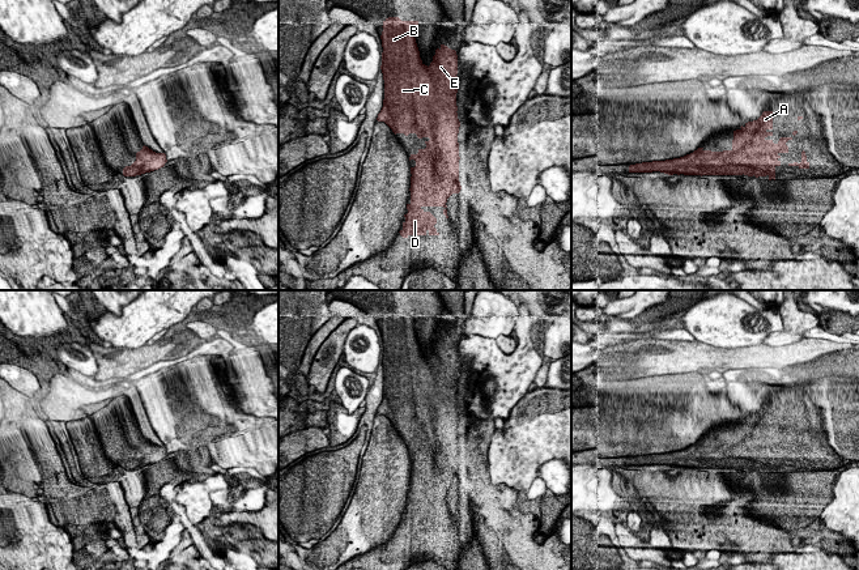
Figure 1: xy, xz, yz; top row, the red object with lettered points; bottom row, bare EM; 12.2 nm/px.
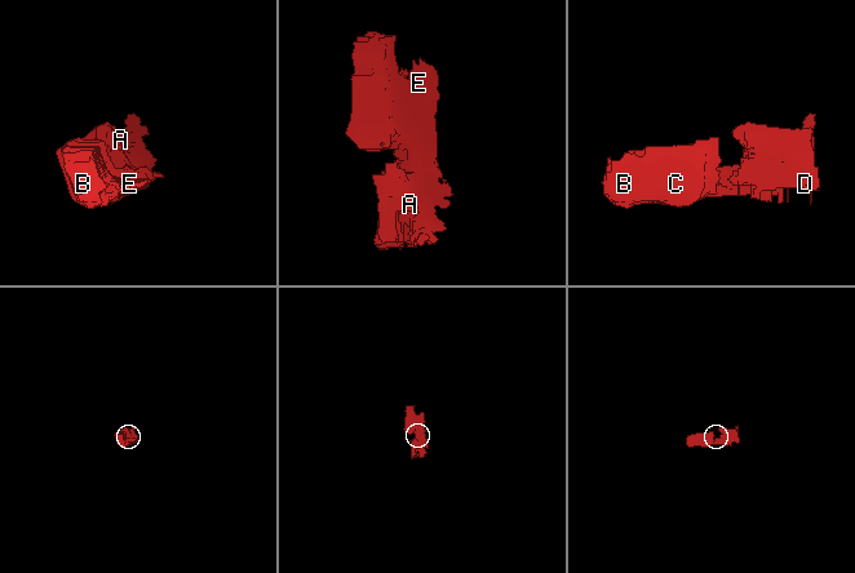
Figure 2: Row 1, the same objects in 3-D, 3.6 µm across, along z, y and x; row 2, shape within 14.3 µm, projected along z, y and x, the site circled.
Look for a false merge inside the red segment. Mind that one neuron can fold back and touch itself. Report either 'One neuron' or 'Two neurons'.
One neuron

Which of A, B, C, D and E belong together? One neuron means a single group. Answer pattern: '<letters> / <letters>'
A B C D E

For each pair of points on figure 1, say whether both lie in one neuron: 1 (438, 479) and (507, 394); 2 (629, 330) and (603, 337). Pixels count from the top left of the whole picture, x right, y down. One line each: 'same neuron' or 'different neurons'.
1: different neurons
2: same neuron

